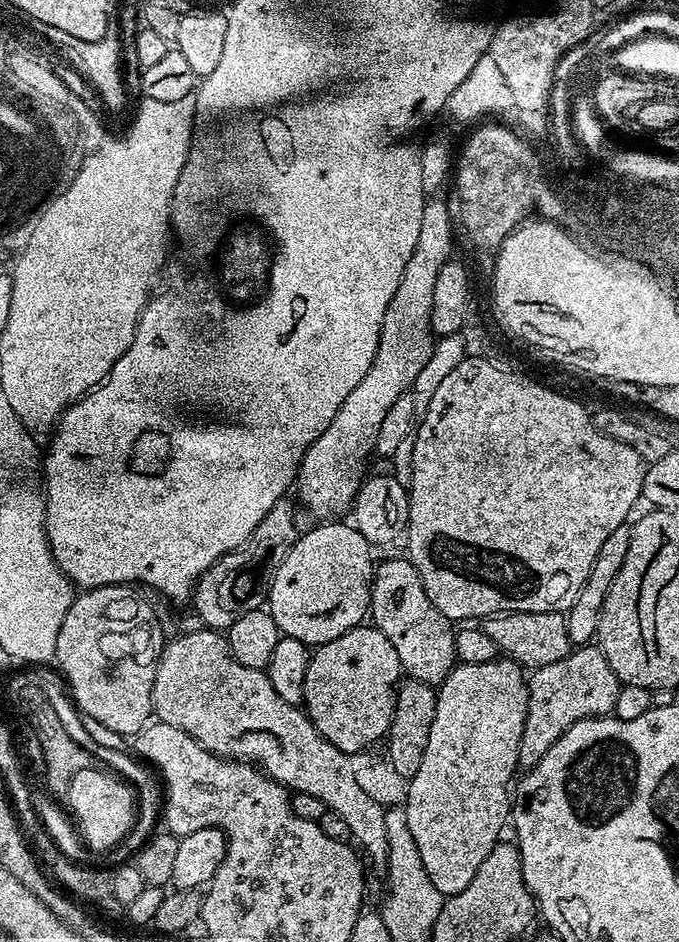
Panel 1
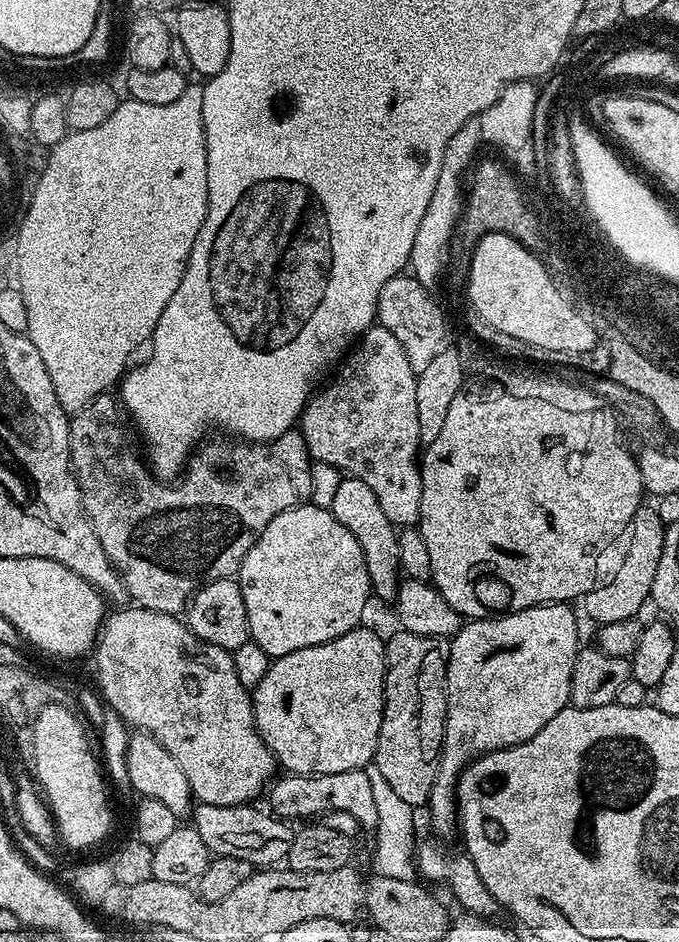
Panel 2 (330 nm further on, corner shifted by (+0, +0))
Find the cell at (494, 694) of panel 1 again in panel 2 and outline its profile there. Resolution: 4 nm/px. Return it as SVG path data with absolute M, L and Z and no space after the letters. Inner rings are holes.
M567 603L539 604L521 612L506 612L491 618L472 618L451 637L447 649L448 709L444 719L444 745L440 747L440 766L436 781L428 796L426 811L432 819L432 828L440 836L455 833L458 828L458 777L472 761L486 752L509 748L526 742L570 704L570 678L574 674L576 653L582 647L576 616Z

